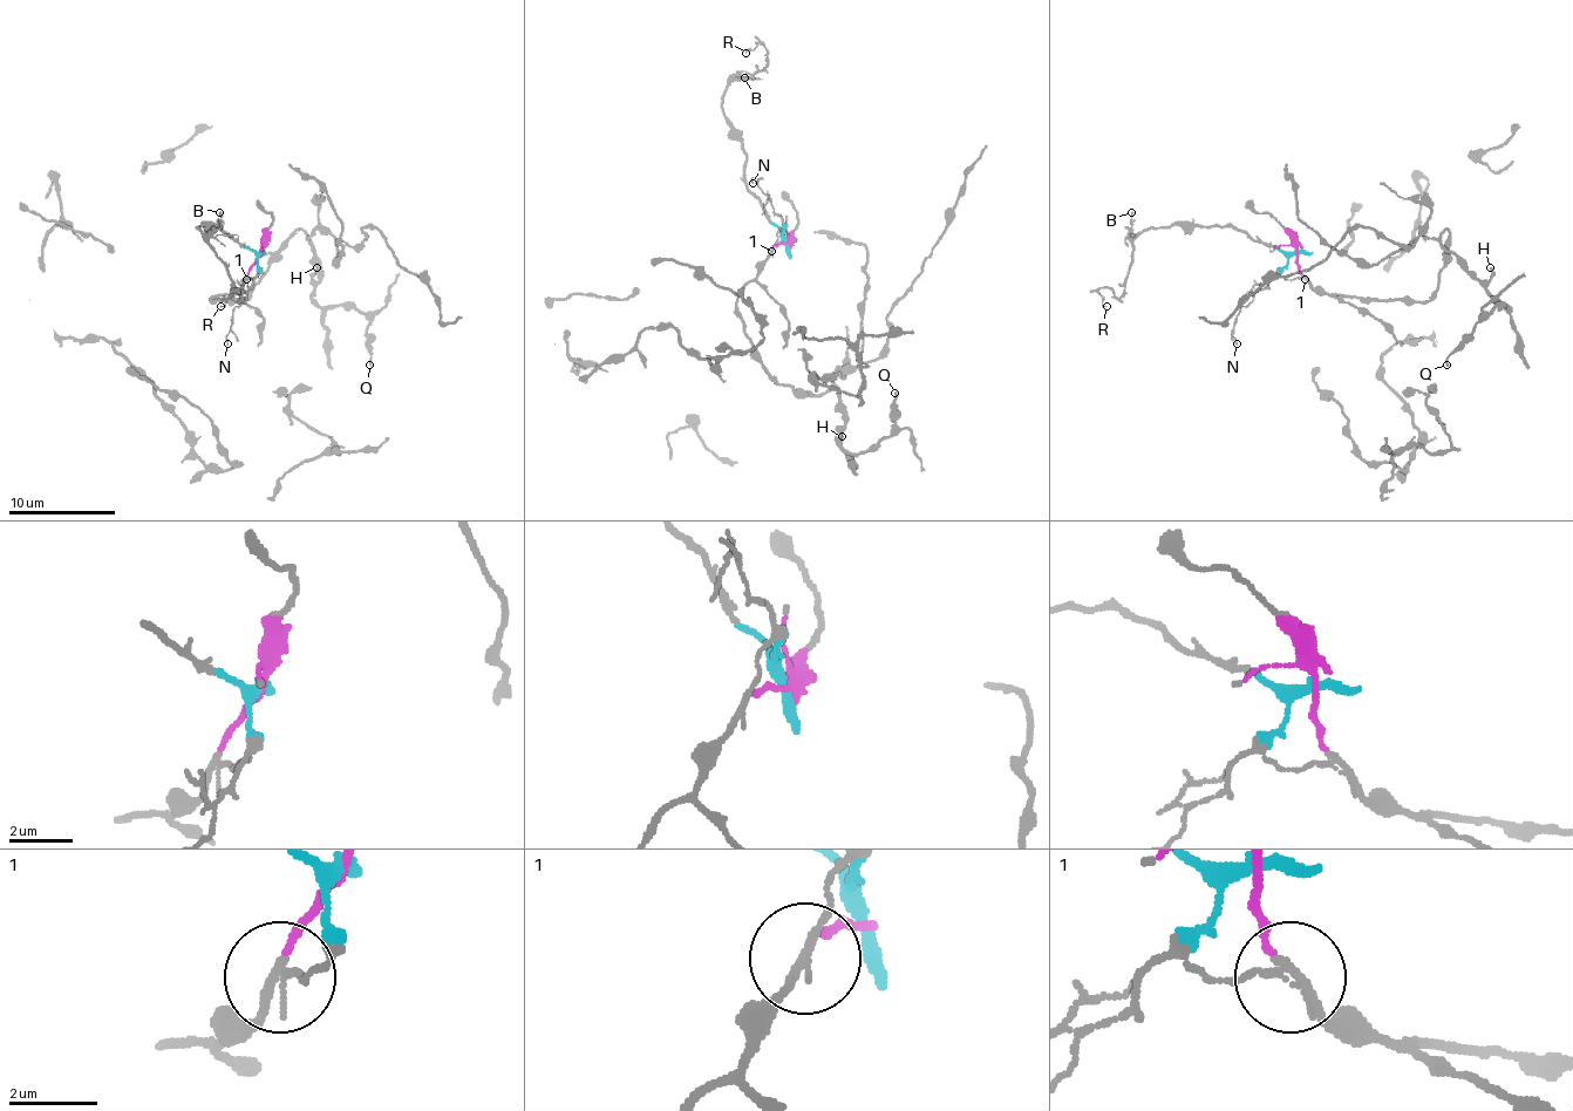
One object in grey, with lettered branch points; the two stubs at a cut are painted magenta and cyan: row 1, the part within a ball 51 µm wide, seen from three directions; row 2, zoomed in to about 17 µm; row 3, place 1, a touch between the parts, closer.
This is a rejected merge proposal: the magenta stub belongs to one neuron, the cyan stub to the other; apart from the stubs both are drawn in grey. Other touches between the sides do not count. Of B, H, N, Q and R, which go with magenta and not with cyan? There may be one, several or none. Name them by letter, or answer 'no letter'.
H, Q

